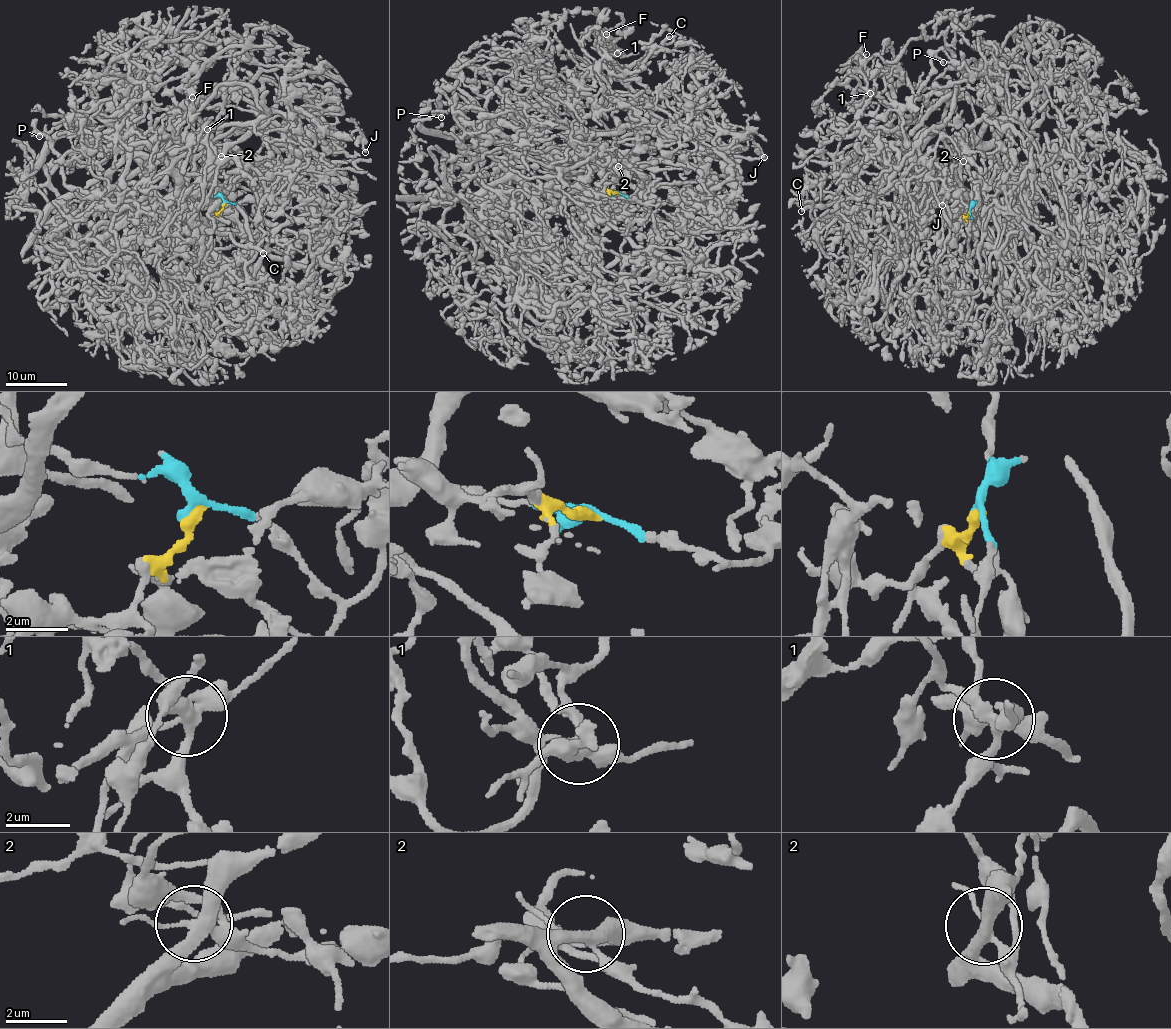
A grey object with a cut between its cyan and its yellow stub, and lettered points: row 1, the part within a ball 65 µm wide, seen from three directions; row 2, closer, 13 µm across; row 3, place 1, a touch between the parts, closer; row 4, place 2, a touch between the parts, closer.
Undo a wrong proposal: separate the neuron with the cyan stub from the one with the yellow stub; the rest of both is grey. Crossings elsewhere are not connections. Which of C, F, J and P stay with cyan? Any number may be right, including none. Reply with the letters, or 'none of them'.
J, P

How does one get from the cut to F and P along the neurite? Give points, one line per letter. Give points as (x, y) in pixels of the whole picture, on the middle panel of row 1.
F: (616, 193), (587, 147), (645, 138), (629, 145), (590, 114), (606, 94), (630, 91), (606, 34)
P: (615, 192), (642, 202), (624, 229), (485, 148), (495, 132), (575, 122), (572, 103), (488, 89), (441, 117)

